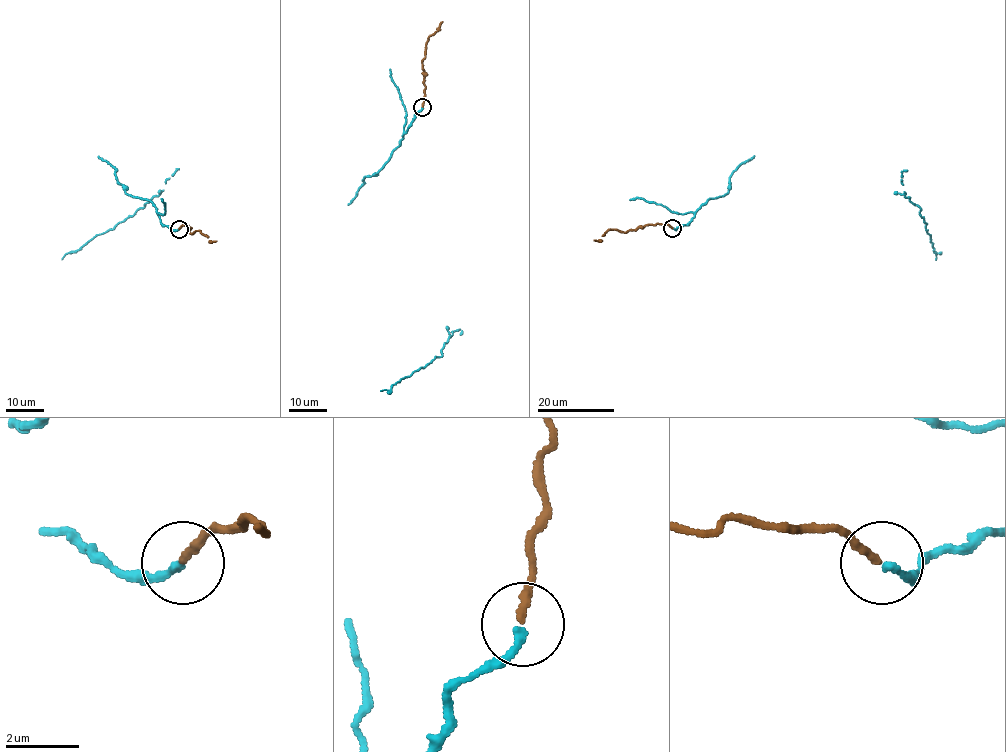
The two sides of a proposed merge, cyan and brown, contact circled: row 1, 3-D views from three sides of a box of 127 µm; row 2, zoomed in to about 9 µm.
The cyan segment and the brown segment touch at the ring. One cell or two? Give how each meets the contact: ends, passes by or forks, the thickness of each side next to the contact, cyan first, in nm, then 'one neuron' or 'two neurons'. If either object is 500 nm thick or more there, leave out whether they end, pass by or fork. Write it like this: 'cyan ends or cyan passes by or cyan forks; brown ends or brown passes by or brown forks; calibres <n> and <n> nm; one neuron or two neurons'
cyan ends; brown ends; calibres 200 and 200 nm; one neuron

